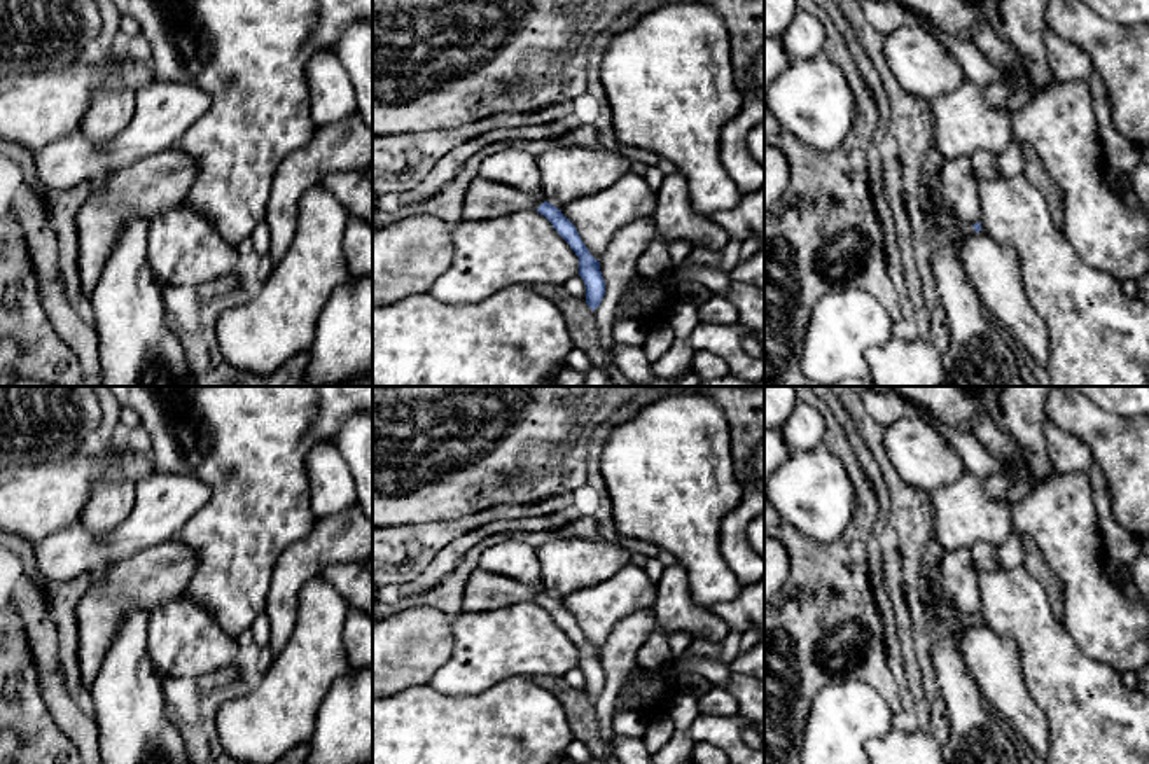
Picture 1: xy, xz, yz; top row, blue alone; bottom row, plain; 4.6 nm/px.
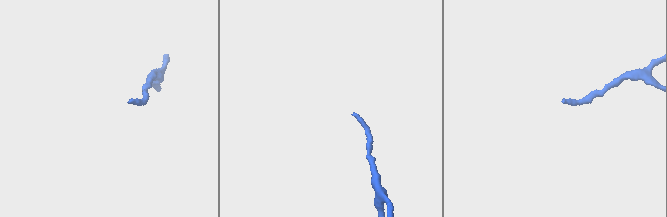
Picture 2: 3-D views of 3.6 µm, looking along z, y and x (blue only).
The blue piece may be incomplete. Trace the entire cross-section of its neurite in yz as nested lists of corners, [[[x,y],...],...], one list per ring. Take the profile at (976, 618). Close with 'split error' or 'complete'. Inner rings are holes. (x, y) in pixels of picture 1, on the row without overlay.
[[[932,533],[923,552],[922,573],[937,605],[929,626],[932,664],[950,722],[950,736],[943,745],[944,764],[1020,764],[1016,743],[1002,731],[1000,720],[988,712],[976,680],[964,664],[962,631],[974,622],[979,624],[981,614],[967,617],[957,610],[941,579],[943,552]]]; split error

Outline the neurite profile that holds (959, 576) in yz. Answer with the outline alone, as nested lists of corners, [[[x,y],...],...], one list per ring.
[[[971,549],[944,551],[941,558],[941,579],[962,615],[974,617],[979,614],[979,579]]]

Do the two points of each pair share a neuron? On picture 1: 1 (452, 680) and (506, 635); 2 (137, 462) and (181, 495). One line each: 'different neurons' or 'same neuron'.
1: same neuron
2: same neuron

